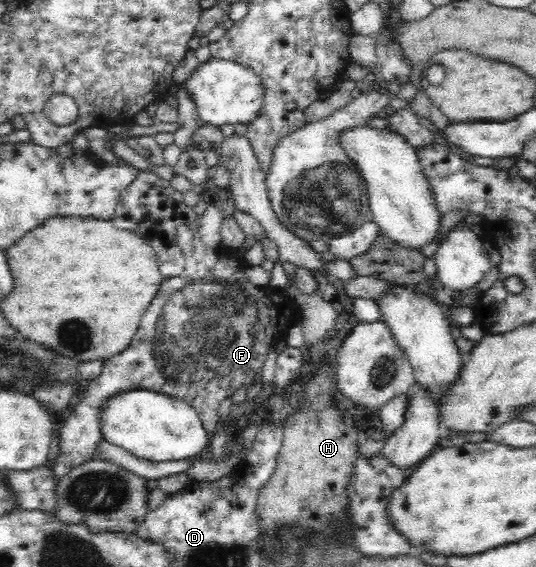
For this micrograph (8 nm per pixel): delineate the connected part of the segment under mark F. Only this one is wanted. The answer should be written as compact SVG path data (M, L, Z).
M198 219L179 227L179 245L185 257L185 268L179 276L168 278L169 286L175 289L162 289L162 293L166 291L170 299L164 301L159 320L156 321L156 315L152 315L150 309L144 313L140 323L140 333L132 338L126 351L102 361L100 375L88 383L82 399L78 401L75 409L70 411L63 427L59 429L60 453L56 463L51 466L59 479L88 461L99 460L100 441L105 440L103 429L100 428L103 409L112 397L122 395L126 391L144 389L178 397L196 409L204 428L213 435L219 425L218 405L224 399L232 397L236 391L250 389L254 385L254 379L262 369L262 363L266 361L270 347L276 346L284 339L286 331L297 320L298 305L285 290L276 291L268 285L254 285L247 275L251 266L244 257L237 256L238 249L223 244L220 247L207 245L202 240Z

